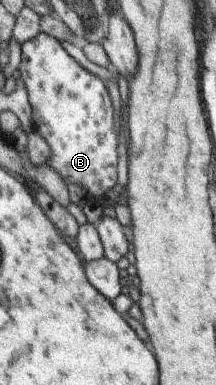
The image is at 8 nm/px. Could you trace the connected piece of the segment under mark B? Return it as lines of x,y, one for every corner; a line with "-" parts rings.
42,32
22,43
16,73
27,93
34,129
50,149
50,159
45,165
58,173
66,185
80,185
86,193
86,202
102,206
104,193
116,185
118,161
118,137
112,119
114,109
106,83
84,70
58,40

